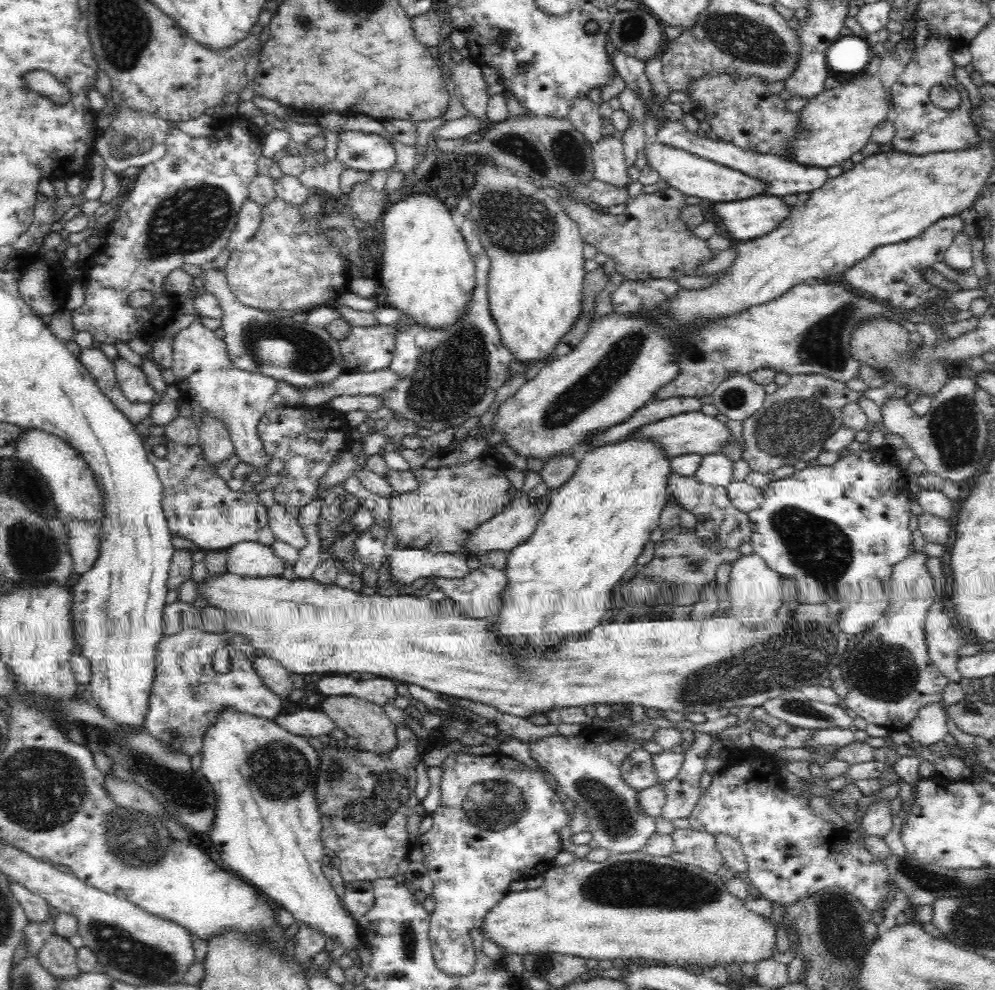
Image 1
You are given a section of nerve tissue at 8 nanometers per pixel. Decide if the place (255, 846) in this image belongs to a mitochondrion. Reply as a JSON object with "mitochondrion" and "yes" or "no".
{"mitochondrion":"no"}

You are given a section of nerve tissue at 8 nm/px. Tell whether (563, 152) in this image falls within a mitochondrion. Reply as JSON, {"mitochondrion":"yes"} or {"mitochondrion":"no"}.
{"mitochondrion":"yes"}

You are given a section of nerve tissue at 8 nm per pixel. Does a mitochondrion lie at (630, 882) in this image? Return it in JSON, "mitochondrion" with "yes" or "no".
{"mitochondrion":"yes"}

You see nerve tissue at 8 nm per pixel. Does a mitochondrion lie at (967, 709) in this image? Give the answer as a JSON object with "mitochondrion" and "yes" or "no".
{"mitochondrion":"yes"}

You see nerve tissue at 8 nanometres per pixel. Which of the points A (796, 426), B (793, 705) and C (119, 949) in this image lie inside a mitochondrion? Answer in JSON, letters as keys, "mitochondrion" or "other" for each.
{"A":"mitochondrion","B":"mitochondrion","C":"mitochondrion"}

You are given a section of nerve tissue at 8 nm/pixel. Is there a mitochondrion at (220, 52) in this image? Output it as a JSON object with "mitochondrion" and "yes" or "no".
{"mitochondrion":"no"}

